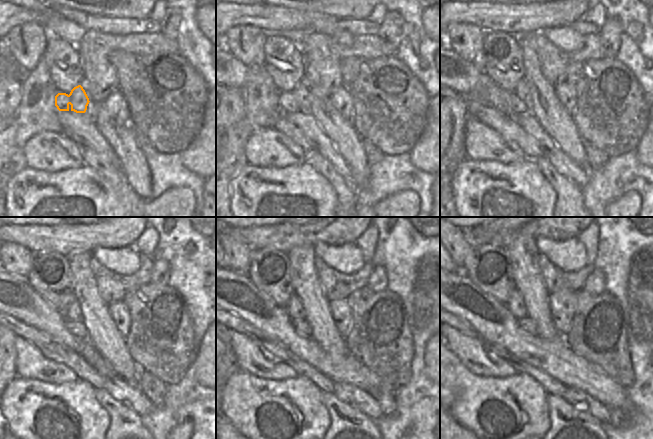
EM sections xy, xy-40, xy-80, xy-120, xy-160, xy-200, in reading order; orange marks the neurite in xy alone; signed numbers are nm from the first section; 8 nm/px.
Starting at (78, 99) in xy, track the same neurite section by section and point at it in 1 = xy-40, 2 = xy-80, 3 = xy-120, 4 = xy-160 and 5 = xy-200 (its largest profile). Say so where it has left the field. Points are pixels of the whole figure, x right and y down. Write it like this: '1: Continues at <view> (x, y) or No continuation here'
1: Continues at xy-40 (300, 93)
2: Continues at xy-80 (522, 91)
3: Continues at xy-120 (73, 313)
4: Continues at xy-160 (294, 307)
5: Continues at xy-200 (515, 303).

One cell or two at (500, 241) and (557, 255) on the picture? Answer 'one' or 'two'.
two

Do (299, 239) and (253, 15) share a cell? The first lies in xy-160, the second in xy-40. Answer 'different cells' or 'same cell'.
same cell

